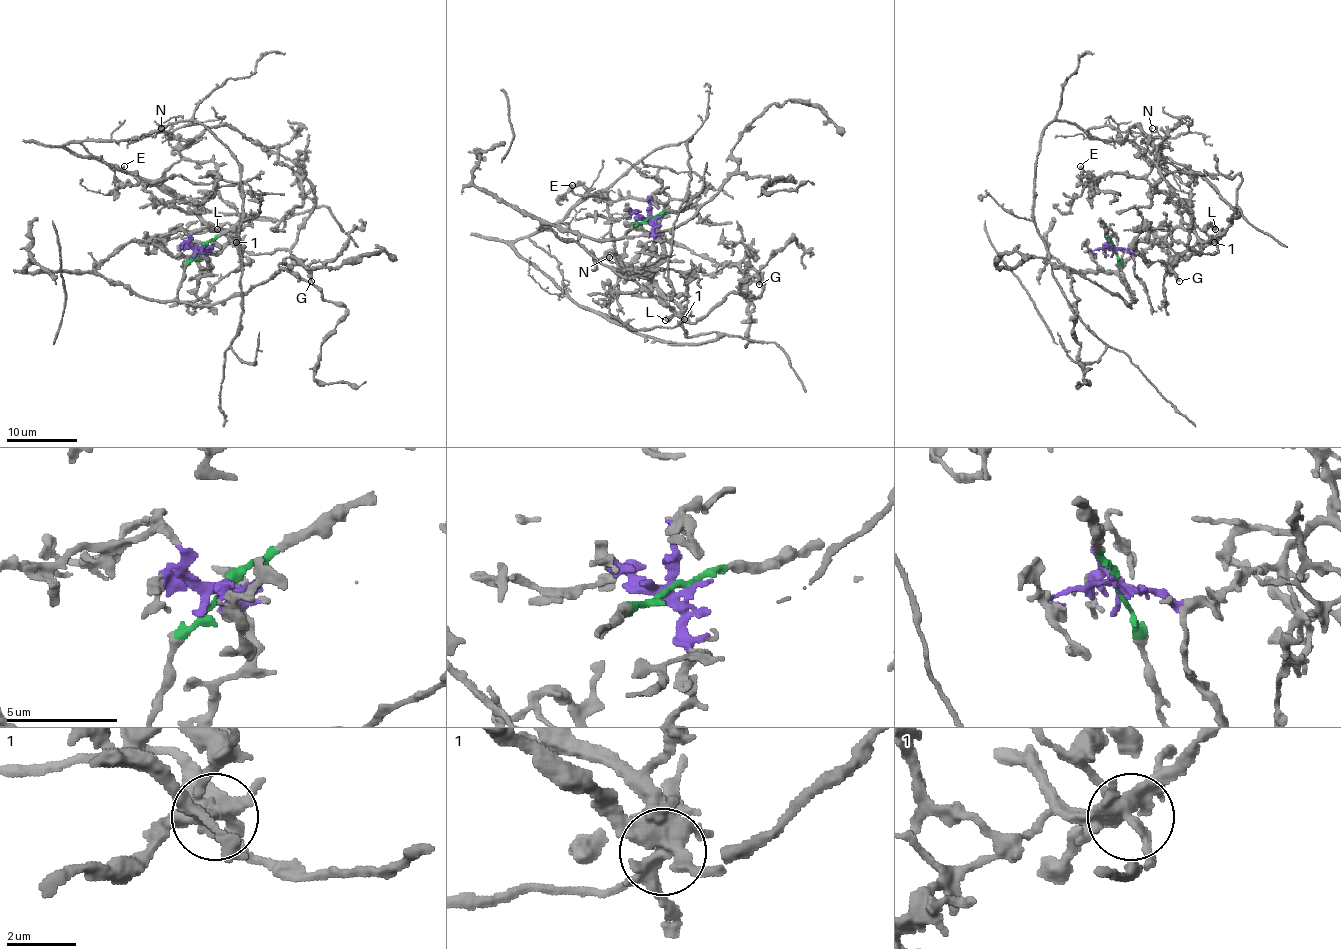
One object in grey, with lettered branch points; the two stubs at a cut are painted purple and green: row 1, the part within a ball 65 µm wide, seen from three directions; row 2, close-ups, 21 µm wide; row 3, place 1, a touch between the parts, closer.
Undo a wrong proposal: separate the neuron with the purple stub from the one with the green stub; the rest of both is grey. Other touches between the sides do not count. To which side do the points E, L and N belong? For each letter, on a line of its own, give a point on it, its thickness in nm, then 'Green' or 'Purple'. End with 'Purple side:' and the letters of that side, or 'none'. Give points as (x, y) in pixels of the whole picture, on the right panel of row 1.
E: Place: (1080, 166). Thickness 220 nm. Purple
L: Place: (1215, 229). Thickness 550 nm. Green
N: Place: (1152, 128). Thickness 130 nm. Purple
Purple side: E, N

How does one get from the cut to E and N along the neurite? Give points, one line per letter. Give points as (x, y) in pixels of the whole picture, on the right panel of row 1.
E: (1113, 247), (1145, 253), (1177, 224), (1180, 210), (1143, 178), (1110, 173), (1096, 184), (1080, 166)
N: (1113, 247), (1145, 253), (1177, 228), (1214, 240), (1239, 214), (1198, 173), (1087, 131), (1158, 134), (1152, 127)

